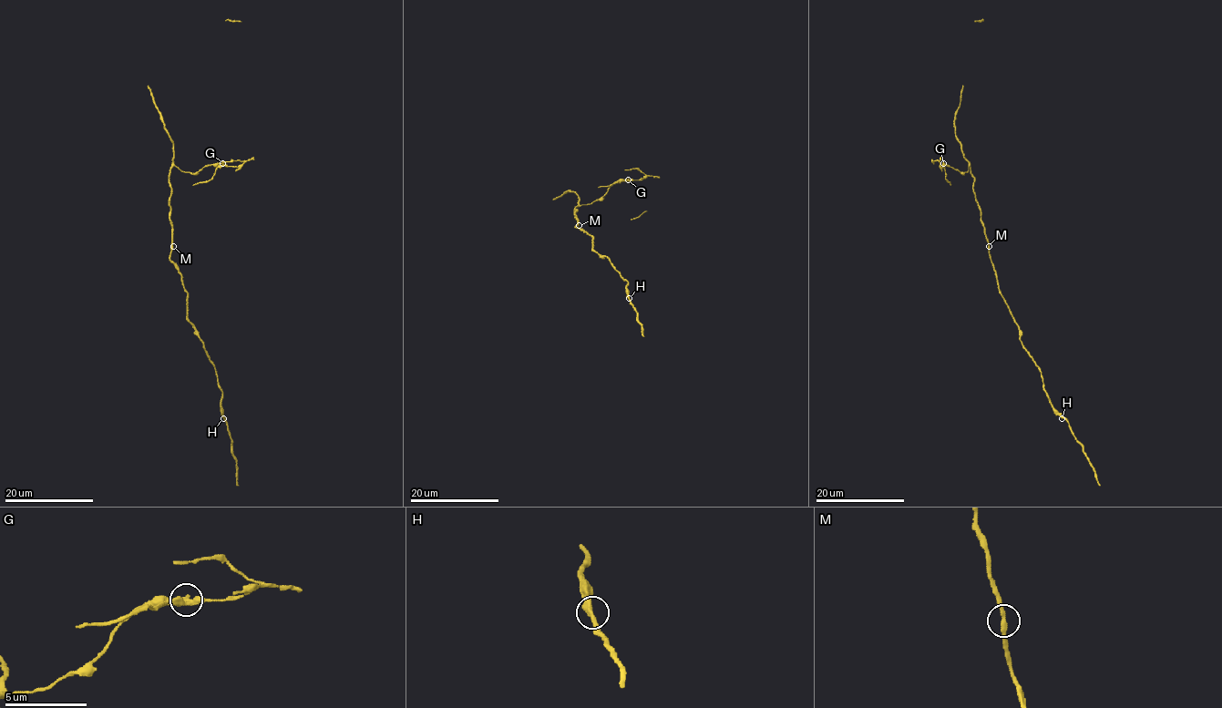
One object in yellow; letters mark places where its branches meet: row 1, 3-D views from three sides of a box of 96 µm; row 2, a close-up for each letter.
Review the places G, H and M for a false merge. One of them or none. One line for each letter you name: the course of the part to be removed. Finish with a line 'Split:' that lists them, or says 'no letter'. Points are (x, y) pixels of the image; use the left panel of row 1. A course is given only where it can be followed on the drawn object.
G: foreign part runs (222, 164), (239, 166), (242, 163), (232, 160), (220, 164)
Split: G

